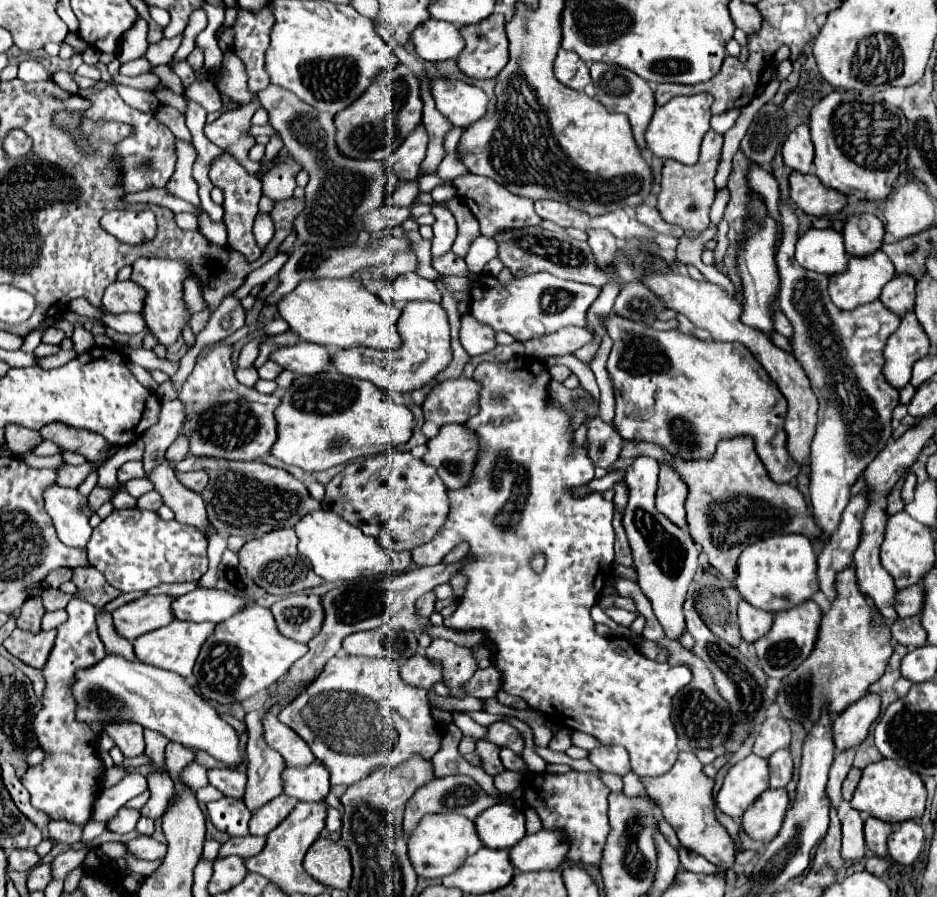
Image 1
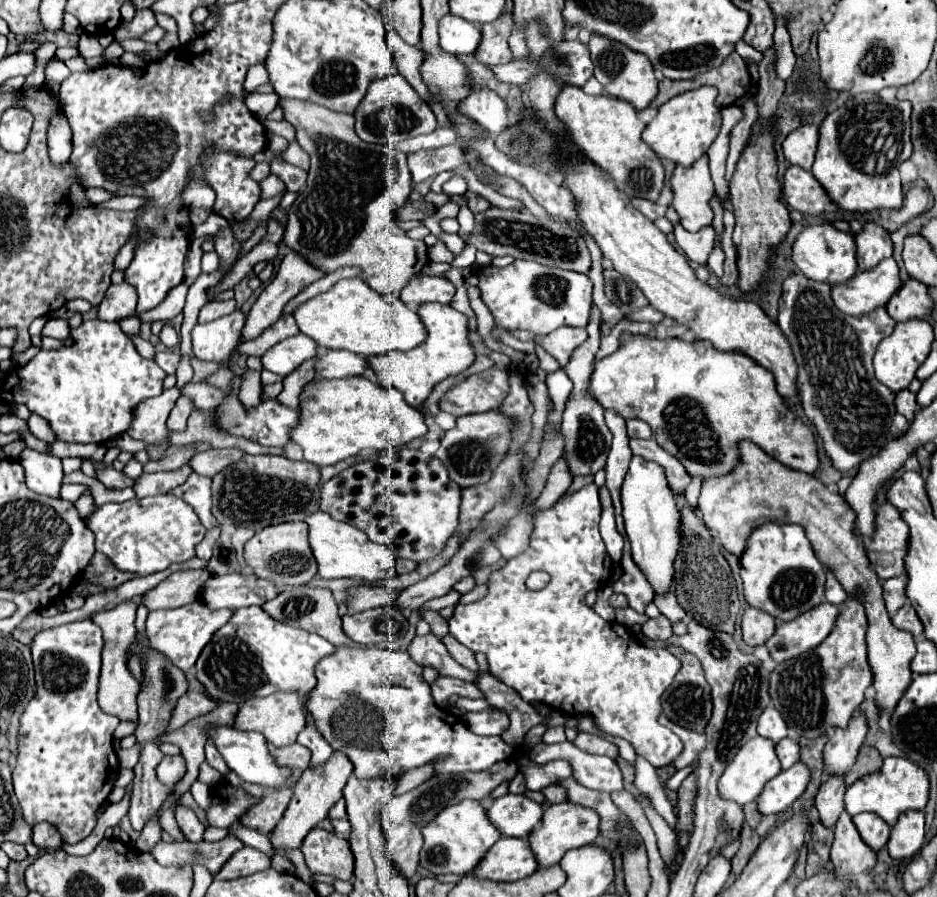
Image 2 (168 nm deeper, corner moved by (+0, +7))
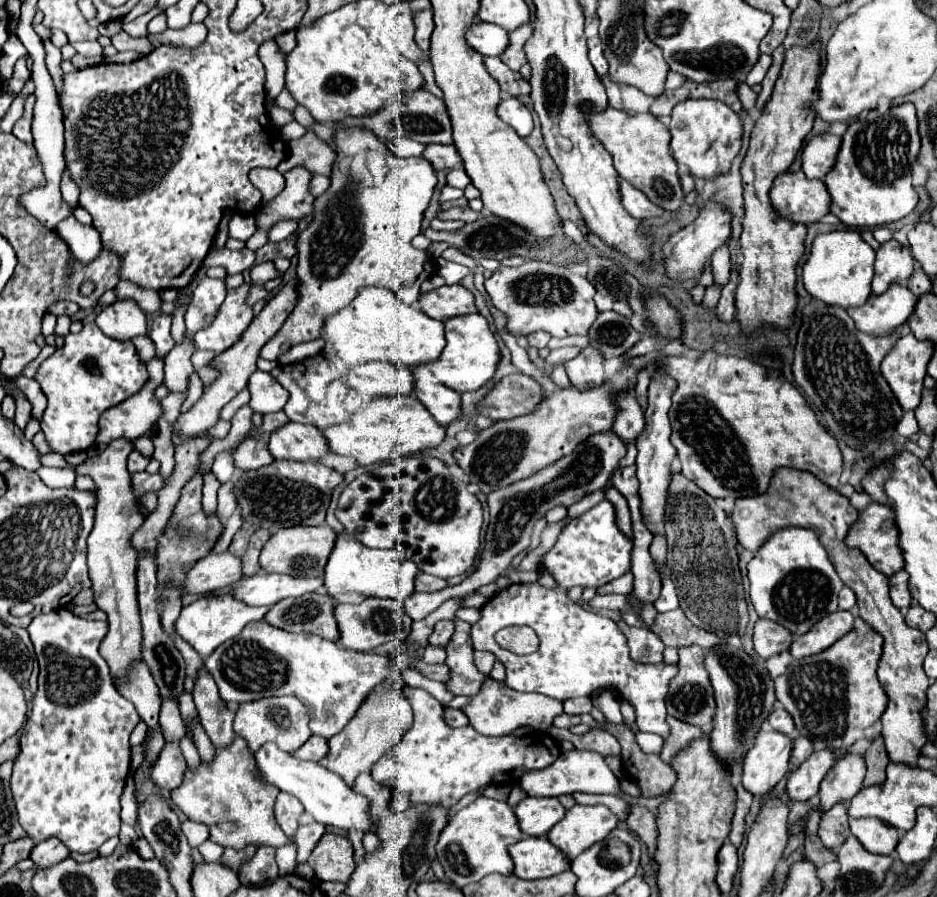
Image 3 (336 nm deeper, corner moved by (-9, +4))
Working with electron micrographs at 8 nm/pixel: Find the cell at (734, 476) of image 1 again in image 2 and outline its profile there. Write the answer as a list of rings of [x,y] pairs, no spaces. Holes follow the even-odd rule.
[[[742,442],[740,450],[742,464],[734,472],[702,482],[698,508],[704,516],[706,526],[710,530],[716,530],[722,546],[736,556],[744,552],[746,540],[752,534],[752,530],[766,522],[804,526],[806,536],[816,550],[816,558],[842,582],[842,588],[848,592],[848,596],[854,596],[858,590],[862,592],[858,600],[864,604],[868,616],[866,642],[868,664],[874,674],[874,700],[880,708],[880,714],[894,710],[898,700],[904,696],[904,690],[912,682],[910,662],[916,654],[916,644],[912,634],[896,628],[886,612],[882,586],[866,558],[864,540],[858,534],[854,536],[854,510],[848,506],[844,496],[834,492],[830,494],[830,490],[818,478],[776,462],[756,444]]]

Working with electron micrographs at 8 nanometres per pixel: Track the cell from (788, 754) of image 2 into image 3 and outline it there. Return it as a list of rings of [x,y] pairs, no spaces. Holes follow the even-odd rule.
[[[795,737],[793,739],[793,751],[791,751],[791,767],[801,765],[809,755],[813,753],[813,743],[807,737]]]

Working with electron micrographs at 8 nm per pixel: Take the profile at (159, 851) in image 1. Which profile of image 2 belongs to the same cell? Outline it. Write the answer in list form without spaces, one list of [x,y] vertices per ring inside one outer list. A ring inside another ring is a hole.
[[[226,836],[220,842],[158,842],[152,850],[152,856],[162,866],[194,866],[200,864],[208,868],[214,876],[226,864],[226,860],[238,852],[244,844],[234,838]]]

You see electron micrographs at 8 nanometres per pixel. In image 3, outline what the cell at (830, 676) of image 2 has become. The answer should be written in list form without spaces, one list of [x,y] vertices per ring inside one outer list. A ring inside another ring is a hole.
[[[853,629],[853,633],[841,637],[837,645],[825,649],[825,653],[793,661],[787,671],[775,679],[775,695],[793,717],[797,731],[829,749],[849,749],[859,741],[863,731],[881,717],[887,705],[887,695],[877,679],[881,653],[883,637],[877,631],[869,629],[865,637],[859,637]]]

